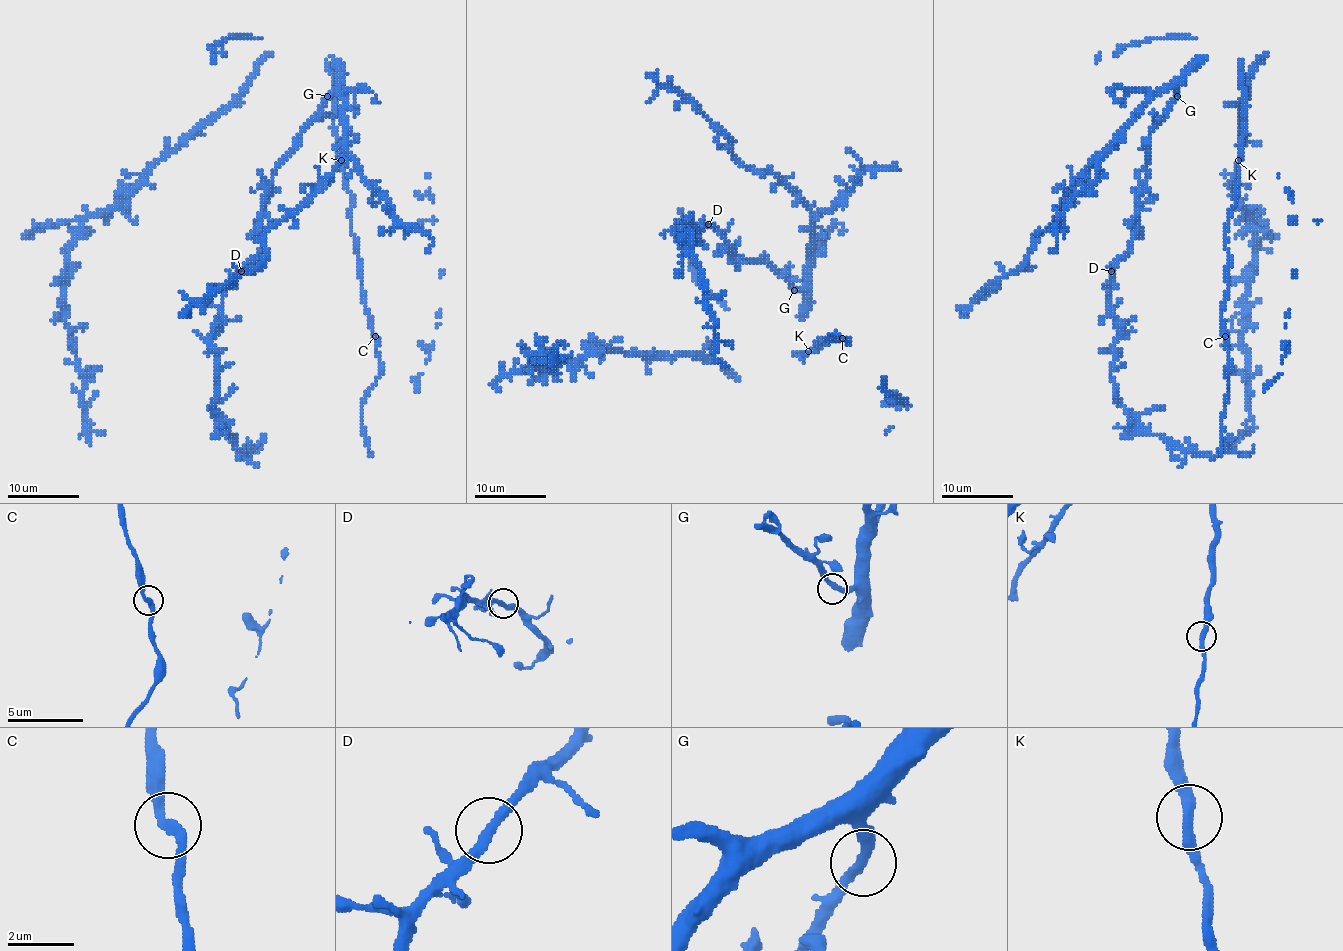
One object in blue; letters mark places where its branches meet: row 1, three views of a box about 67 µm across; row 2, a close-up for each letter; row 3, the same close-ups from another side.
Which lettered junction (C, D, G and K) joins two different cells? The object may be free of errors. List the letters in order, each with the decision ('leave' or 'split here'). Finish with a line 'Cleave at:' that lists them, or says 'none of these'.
C: leave
D: leave
G: leave
K: leave
Cleave at: none of these

